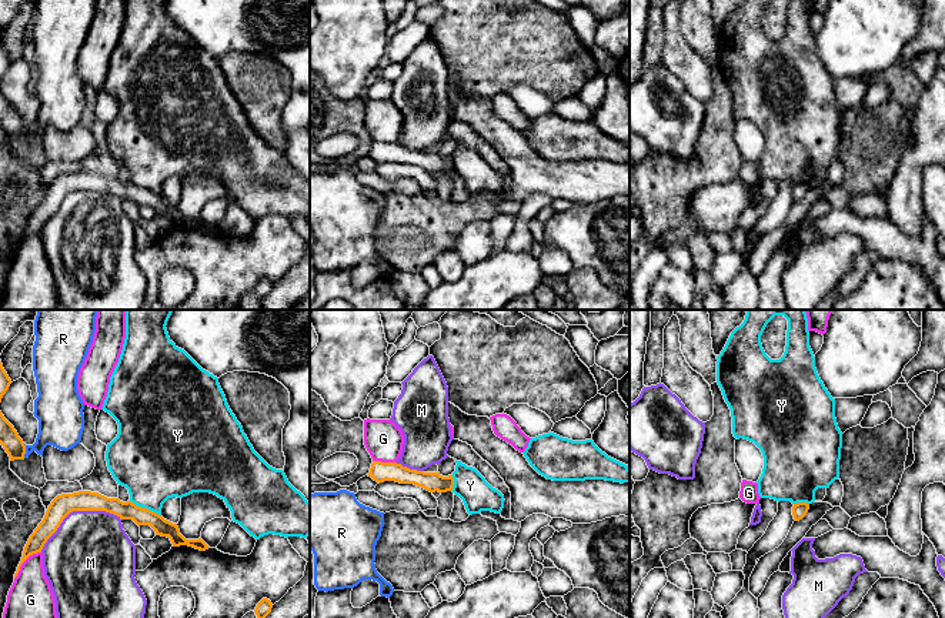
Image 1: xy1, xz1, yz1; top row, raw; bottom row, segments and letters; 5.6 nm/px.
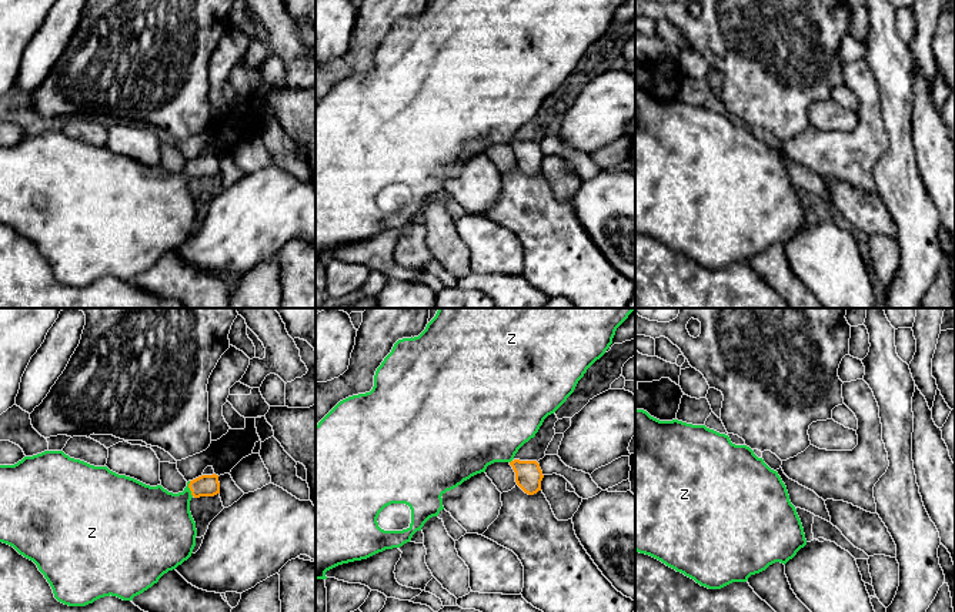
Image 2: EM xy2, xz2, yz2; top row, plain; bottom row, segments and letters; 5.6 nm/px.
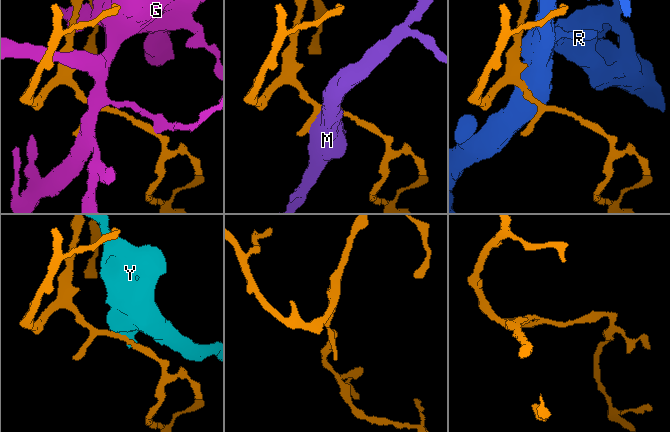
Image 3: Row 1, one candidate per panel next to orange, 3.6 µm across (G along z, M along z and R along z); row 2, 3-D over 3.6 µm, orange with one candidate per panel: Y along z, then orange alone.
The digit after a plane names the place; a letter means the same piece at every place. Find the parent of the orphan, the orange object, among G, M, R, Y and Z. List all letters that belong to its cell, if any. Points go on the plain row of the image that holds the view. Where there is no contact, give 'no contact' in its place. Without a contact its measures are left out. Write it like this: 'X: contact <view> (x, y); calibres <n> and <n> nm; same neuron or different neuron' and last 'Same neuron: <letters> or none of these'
G: contact xy1 (23, 241); calibres 100 and 280 nm; different neuron
M: contact xy1 (76, 190); calibres 120 and 440 nm; different neuron
R: contact xy1 (24, 132); calibres 110 and 240 nm; different neuron
Y: contact xy1 (146, 189); calibres 100 and 400 nm; different neuron
Z: contact xy2 (189, 167); calibres 130 and 340 nm; same neuron
Same neuron: Z

